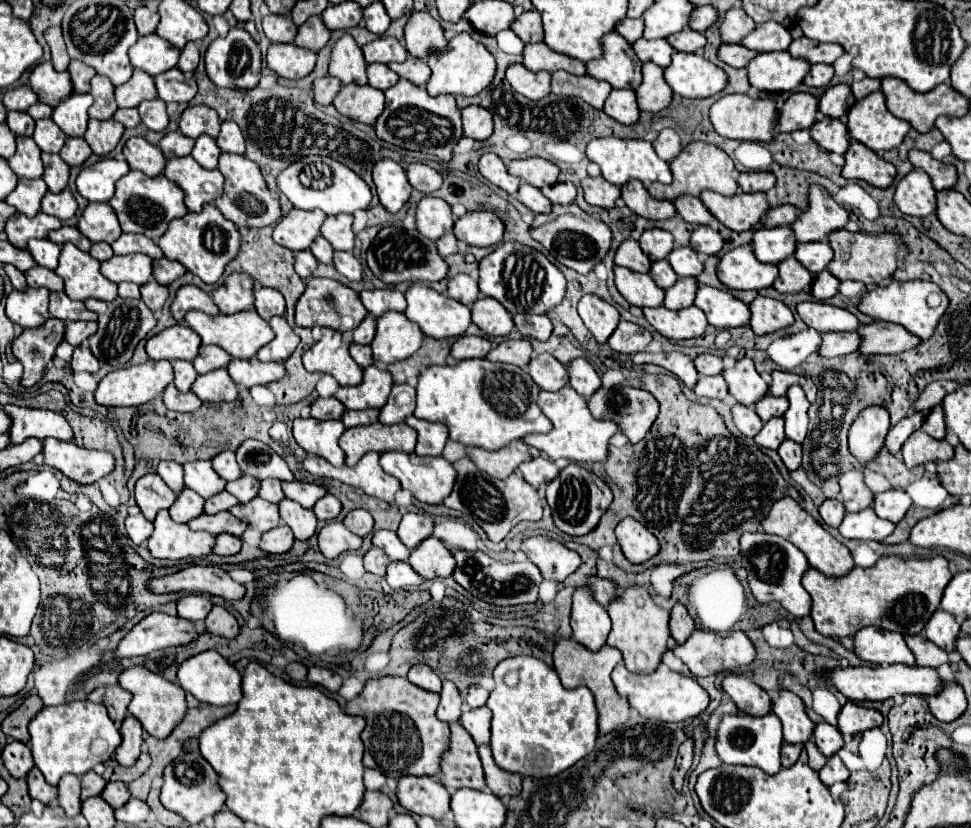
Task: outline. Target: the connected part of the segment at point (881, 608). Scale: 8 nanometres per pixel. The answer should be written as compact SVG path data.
M884 556L874 566L856 566L842 578L828 578L810 568L802 578L802 586L812 596L810 616L816 624L816 630L824 636L844 638L856 634L864 626L878 626L900 634L920 634L930 616L938 610L944 588L950 580L952 572L948 560L942 556L930 560Z

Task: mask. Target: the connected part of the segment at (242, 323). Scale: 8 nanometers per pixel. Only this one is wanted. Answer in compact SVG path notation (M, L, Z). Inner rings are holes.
M190 310L184 318L188 326L200 334L202 344L216 344L224 348L230 356L234 358L254 358L256 352L268 344L274 338L272 328L264 318L258 316L256 310L246 310L246 312L236 312L236 314L218 314L218 316L208 316L200 310Z

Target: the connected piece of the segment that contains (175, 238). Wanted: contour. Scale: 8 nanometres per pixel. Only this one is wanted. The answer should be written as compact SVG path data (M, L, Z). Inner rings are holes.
M206 204L200 214L188 212L186 216L172 220L168 224L168 230L164 232L164 236L158 240L158 246L162 248L162 252L168 260L178 260L192 274L202 278L206 284L218 282L226 264L230 264L238 256L240 244L242 244L242 238L240 238L236 224L232 224L228 218L224 218L222 212L218 208L214 208L214 204Z

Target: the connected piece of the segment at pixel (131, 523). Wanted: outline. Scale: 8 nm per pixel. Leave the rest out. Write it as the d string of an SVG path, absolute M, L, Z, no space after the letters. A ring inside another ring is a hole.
M136 514L136 516L126 516L126 530L128 530L128 536L132 538L134 544L146 544L154 526L142 514Z

